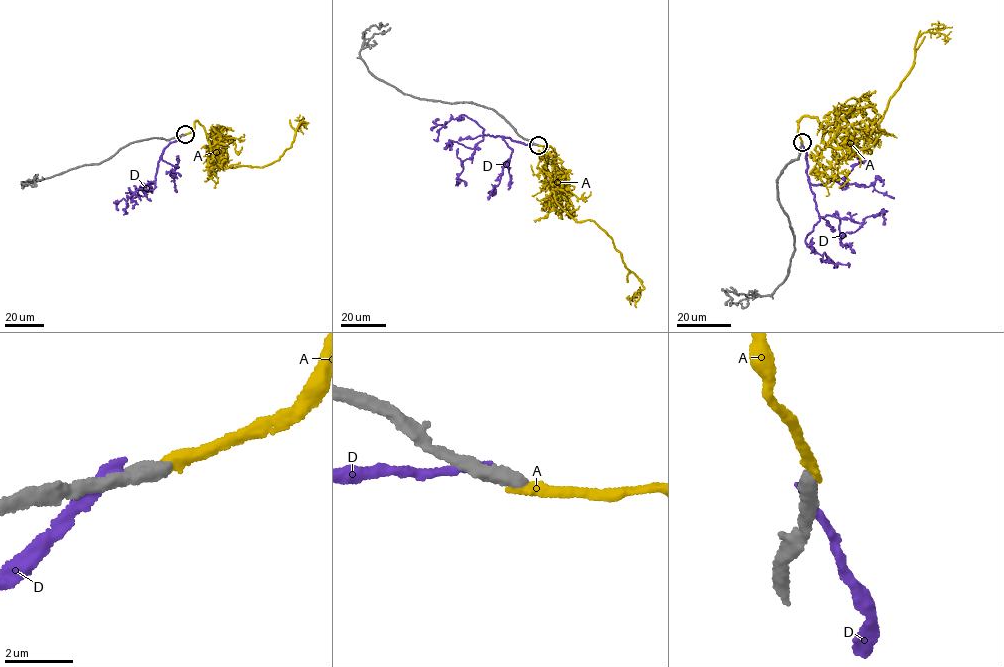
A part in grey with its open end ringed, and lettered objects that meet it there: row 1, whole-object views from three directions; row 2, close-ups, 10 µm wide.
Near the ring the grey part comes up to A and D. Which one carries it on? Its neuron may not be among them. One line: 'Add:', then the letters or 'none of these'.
Add: A

